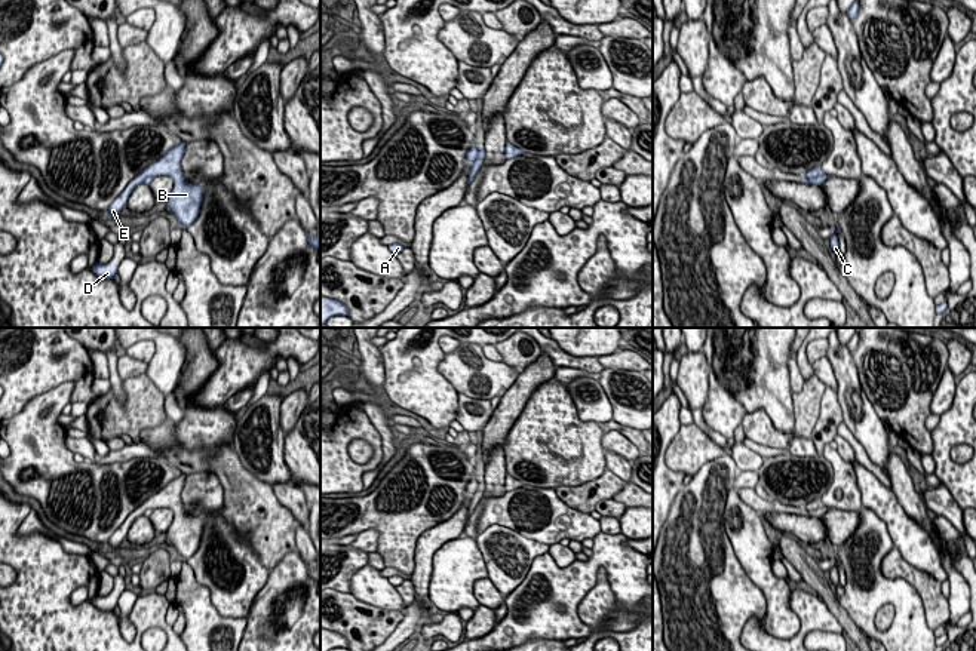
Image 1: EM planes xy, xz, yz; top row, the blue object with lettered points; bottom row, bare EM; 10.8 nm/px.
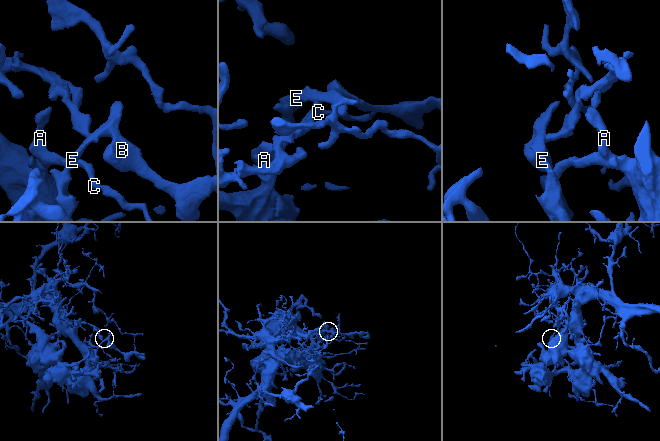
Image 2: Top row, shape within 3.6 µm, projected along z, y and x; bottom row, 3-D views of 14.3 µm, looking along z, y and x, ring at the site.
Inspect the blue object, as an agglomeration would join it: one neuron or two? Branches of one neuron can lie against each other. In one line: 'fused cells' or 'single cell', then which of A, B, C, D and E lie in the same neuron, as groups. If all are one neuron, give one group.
fused cells; groups A C / B D E

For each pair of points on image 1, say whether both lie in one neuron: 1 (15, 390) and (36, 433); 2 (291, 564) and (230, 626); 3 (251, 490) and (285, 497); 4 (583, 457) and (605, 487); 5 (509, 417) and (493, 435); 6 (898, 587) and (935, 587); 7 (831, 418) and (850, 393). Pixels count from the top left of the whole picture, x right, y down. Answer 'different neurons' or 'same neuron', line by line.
1: different neurons
2: different neurons
3: different neurons
4: different neurons
5: same neuron
6: different neurons
7: different neurons

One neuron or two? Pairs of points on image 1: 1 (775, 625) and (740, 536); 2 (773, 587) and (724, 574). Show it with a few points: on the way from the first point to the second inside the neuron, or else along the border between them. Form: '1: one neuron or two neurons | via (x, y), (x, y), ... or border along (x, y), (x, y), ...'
1: one neuron | via (775, 602), (775, 589), (760, 573), (755, 558)
2: two neurons | border along (733, 552), (746, 576), (761, 590), (766, 614)

